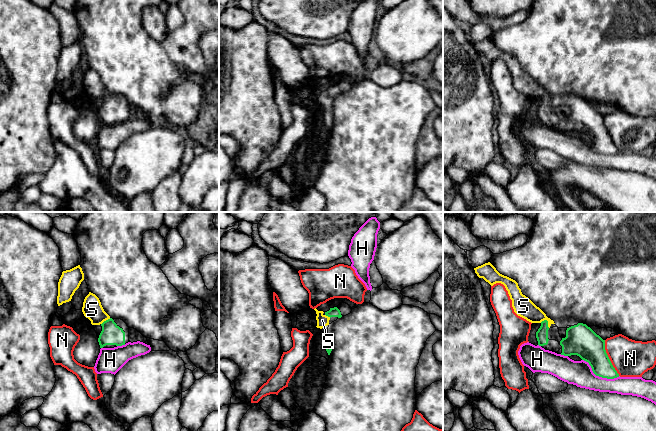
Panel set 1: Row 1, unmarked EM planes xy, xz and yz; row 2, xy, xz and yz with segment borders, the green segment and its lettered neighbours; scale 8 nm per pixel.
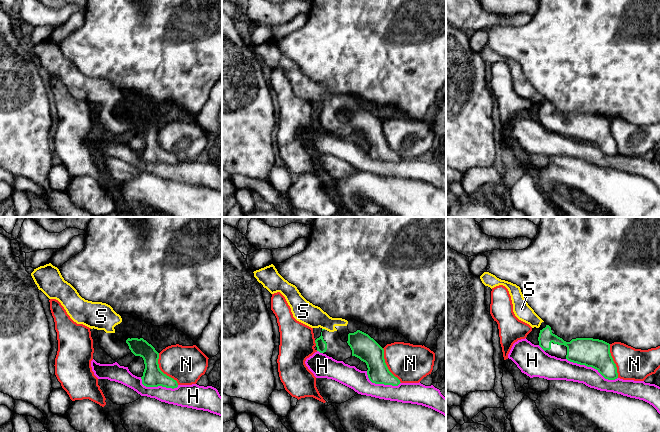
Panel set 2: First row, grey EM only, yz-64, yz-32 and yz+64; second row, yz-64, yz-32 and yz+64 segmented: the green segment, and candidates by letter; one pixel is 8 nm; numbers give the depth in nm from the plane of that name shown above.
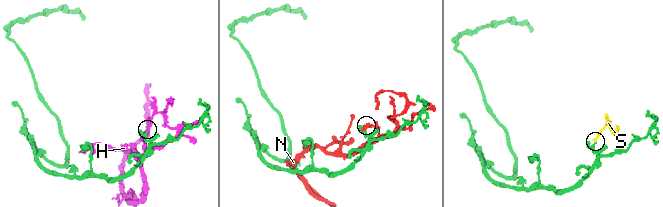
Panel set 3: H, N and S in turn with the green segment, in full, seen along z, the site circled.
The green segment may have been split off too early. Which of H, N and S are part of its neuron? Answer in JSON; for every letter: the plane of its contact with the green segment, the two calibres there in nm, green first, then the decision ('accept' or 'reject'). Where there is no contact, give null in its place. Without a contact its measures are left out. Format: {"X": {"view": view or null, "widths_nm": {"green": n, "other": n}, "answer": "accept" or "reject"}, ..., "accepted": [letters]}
{"H": {"view": "yz", "widths_nm": {"green": 240, "other": 200}, "answer": "reject"}, "N": {"view": "yz", "widths_nm": {"green": 240, "other": 300}, "answer": "reject"}, "S": {"view": "yz", "widths_nm": {"green": 100, "other": 160}, "answer": "accept"}, "accepted": ["S"]}

